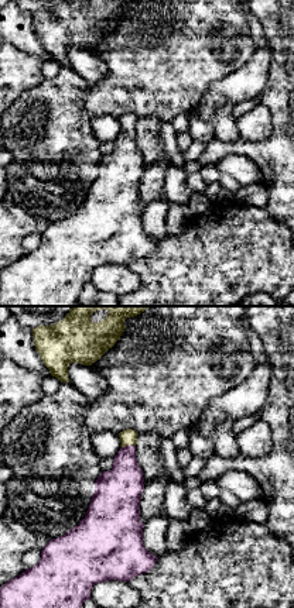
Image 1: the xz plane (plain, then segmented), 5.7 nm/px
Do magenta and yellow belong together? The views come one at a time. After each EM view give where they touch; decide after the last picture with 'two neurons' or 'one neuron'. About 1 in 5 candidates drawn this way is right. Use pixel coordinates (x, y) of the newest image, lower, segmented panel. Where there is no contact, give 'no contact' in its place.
meets magenta at (127, 446)

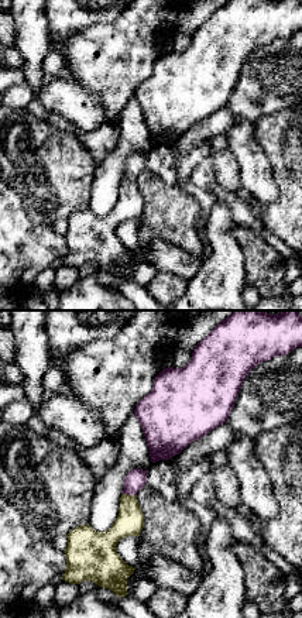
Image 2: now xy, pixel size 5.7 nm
meets magenta at (130, 494)

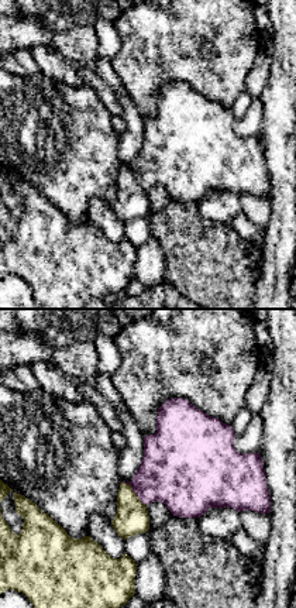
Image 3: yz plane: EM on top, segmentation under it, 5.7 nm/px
meets magenta at (133, 490)

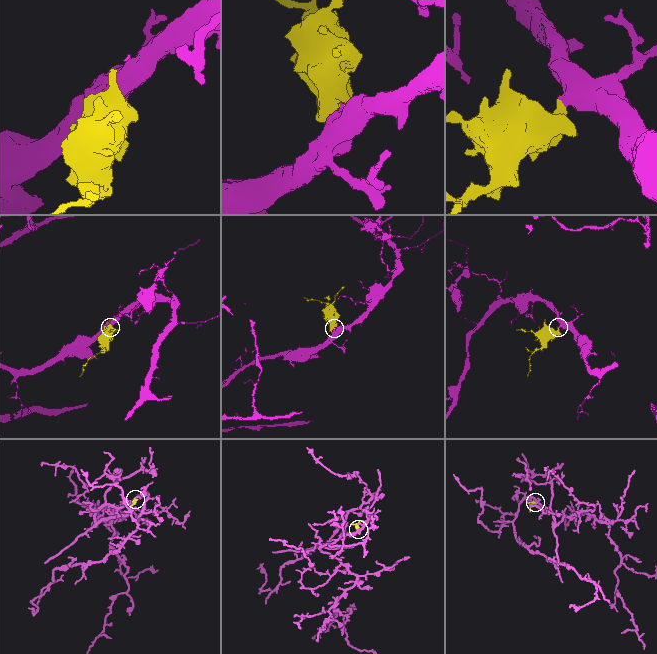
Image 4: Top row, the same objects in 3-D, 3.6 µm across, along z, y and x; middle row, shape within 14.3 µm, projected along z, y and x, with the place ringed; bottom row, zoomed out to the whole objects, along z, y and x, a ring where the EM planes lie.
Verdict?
one neuron

